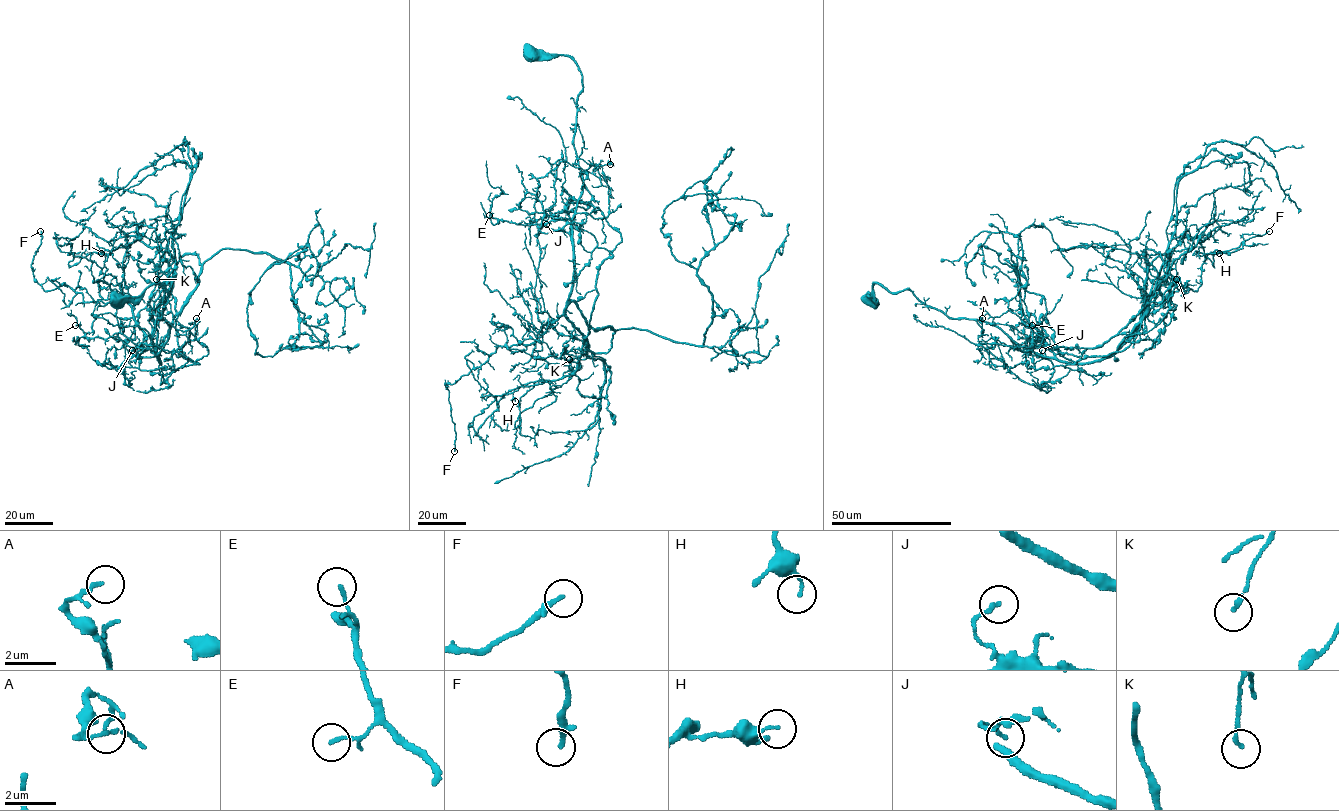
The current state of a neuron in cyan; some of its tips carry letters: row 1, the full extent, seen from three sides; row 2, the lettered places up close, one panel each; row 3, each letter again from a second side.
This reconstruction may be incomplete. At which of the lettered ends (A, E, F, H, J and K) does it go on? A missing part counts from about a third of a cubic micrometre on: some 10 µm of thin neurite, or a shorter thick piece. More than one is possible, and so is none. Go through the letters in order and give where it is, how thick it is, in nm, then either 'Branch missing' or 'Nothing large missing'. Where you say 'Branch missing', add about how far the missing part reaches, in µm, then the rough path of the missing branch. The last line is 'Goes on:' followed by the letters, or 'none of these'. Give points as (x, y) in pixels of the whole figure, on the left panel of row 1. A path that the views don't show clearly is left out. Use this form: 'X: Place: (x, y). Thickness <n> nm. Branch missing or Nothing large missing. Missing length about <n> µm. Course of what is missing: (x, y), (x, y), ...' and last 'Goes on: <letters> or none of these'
A: Place: (196, 318). Thickness 150 nm. Nothing large missing
E: Place: (75, 325). Thickness 120 nm. Nothing large missing
F: Place: (40, 231). Thickness 240 nm. Nothing large missing
H: Place: (101, 253). Thickness 120 nm. Nothing large missing
J: Place: (132, 350). Thickness 140 nm. Nothing large missing
K: Place: (156, 279). Thickness 160 nm. Nothing large missing
Goes on: none of these

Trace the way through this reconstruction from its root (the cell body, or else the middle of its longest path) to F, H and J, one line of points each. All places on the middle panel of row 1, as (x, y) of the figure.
F: (532, 54), (569, 57), (582, 73), (571, 294), (535, 341), (498, 346), (444, 384), (454, 451)
H: (532, 54), (569, 57), (582, 73), (565, 316), (583, 345), (572, 372), (520, 387), (515, 401)
J: (532, 54), (569, 57), (582, 73), (573, 145), (582, 194), (569, 223), (552, 220), (546, 224)

